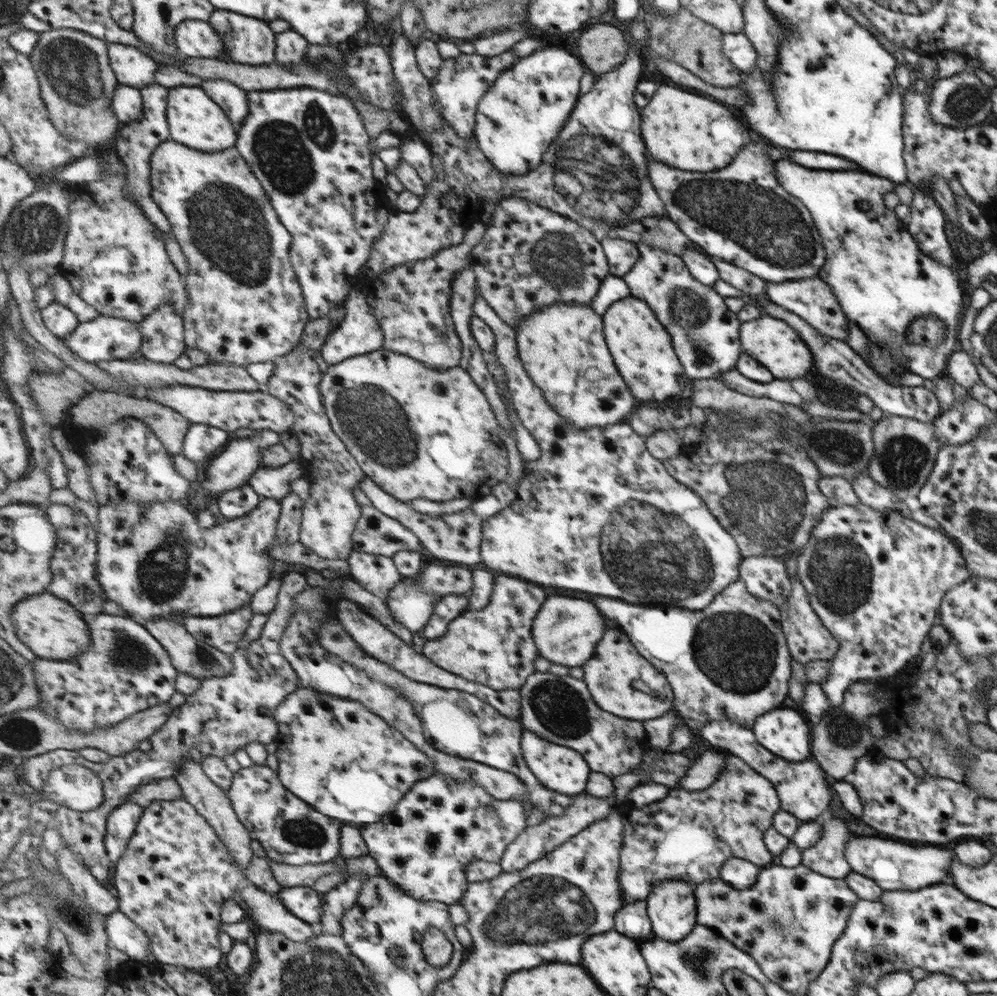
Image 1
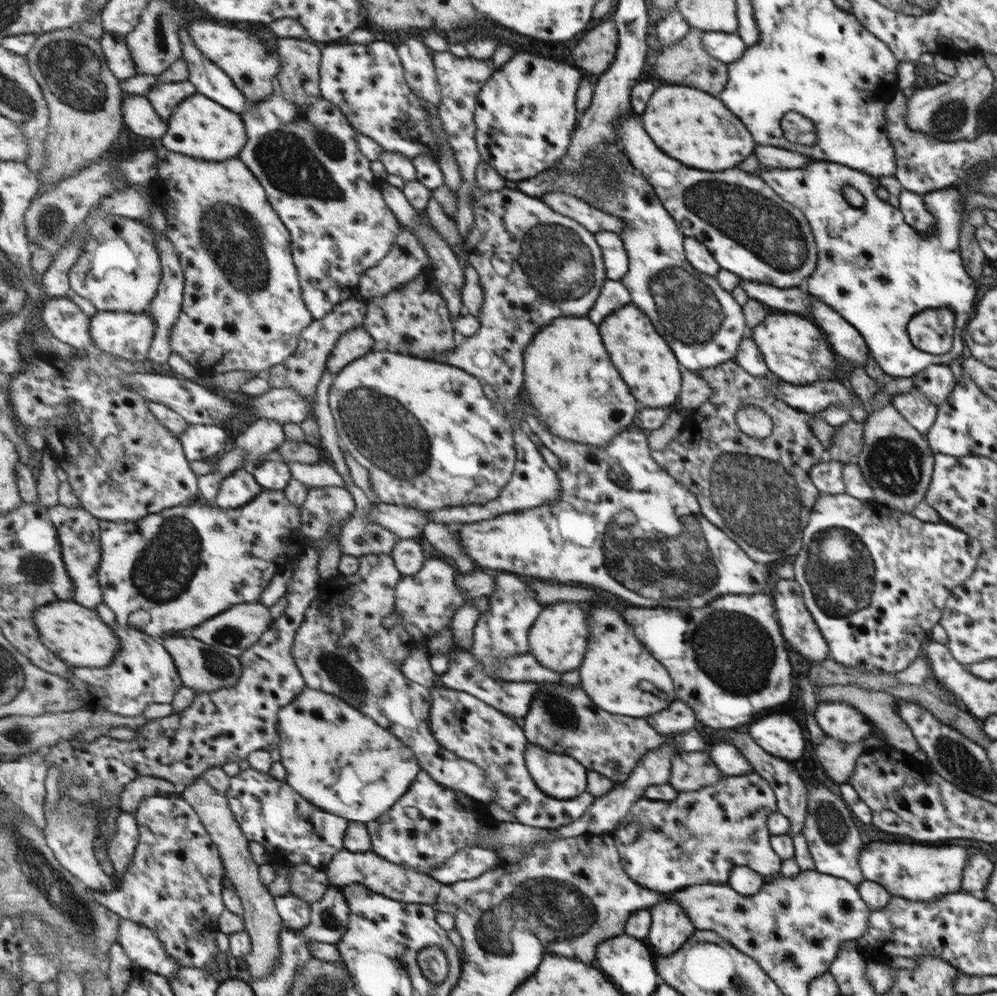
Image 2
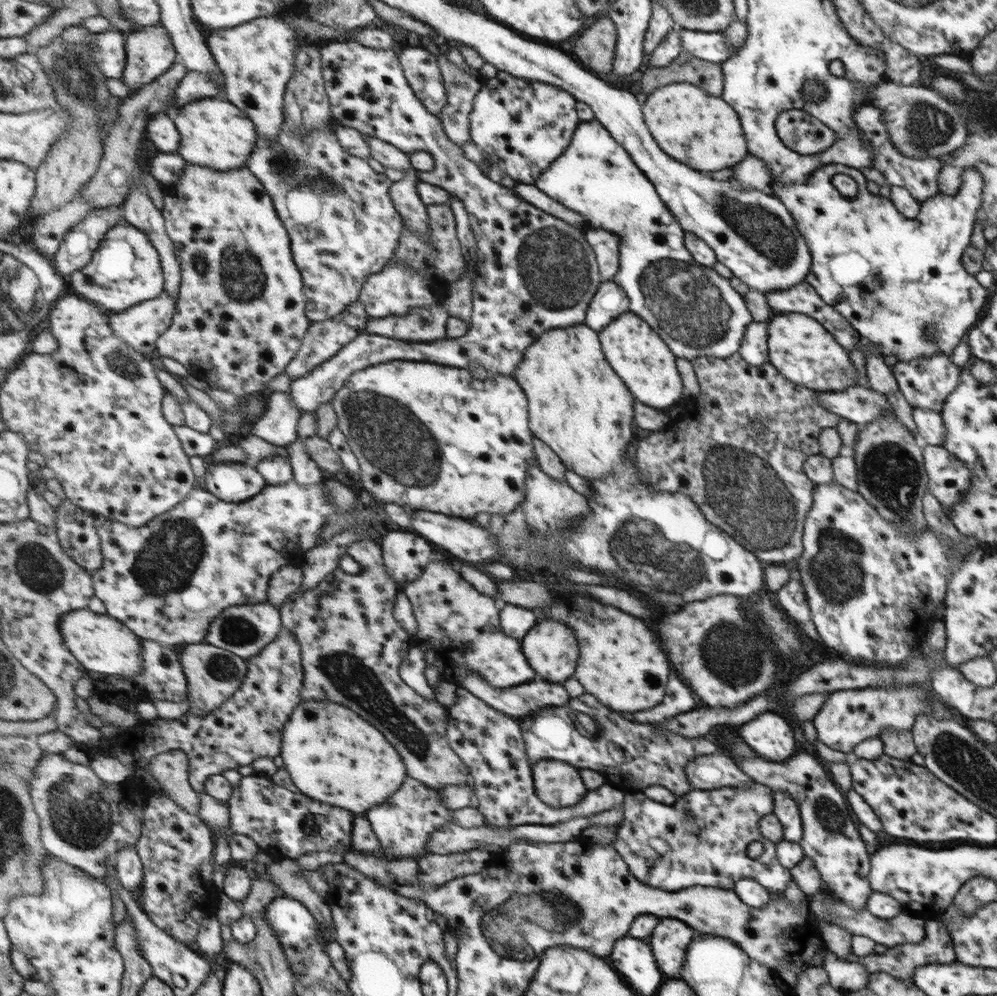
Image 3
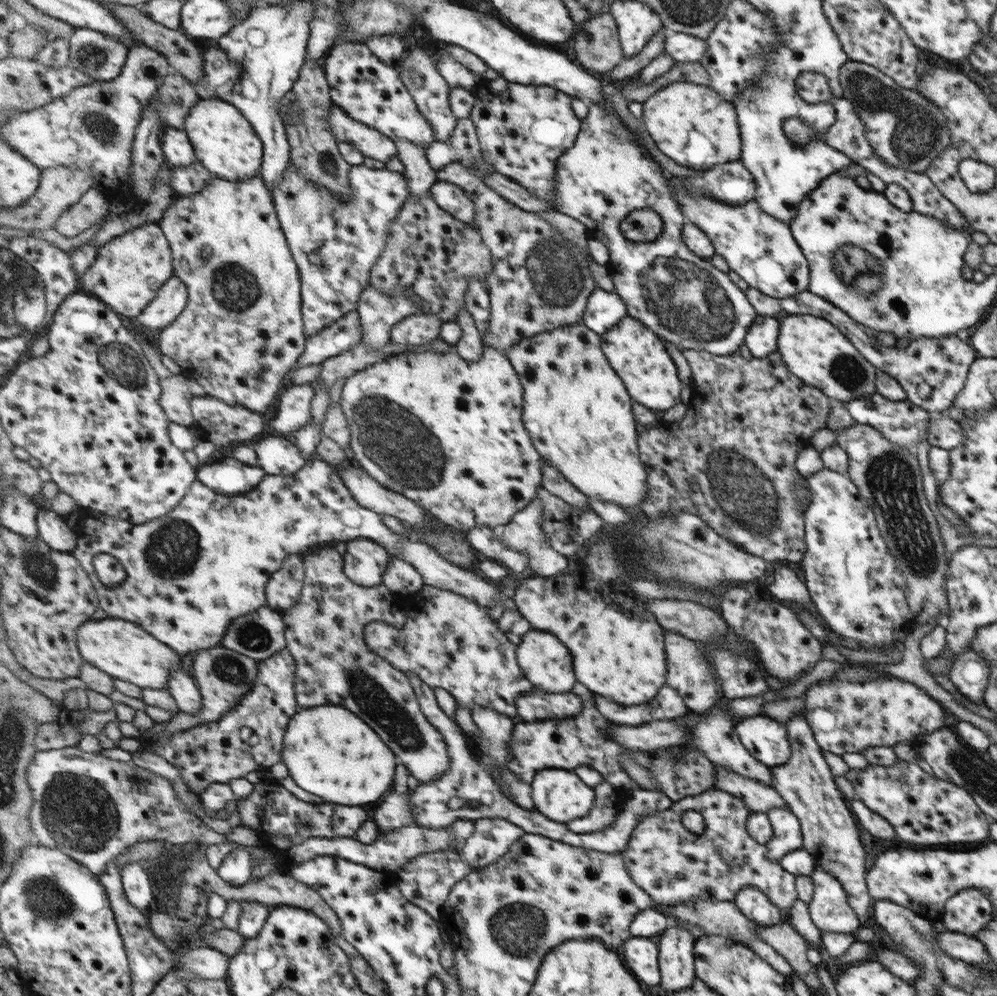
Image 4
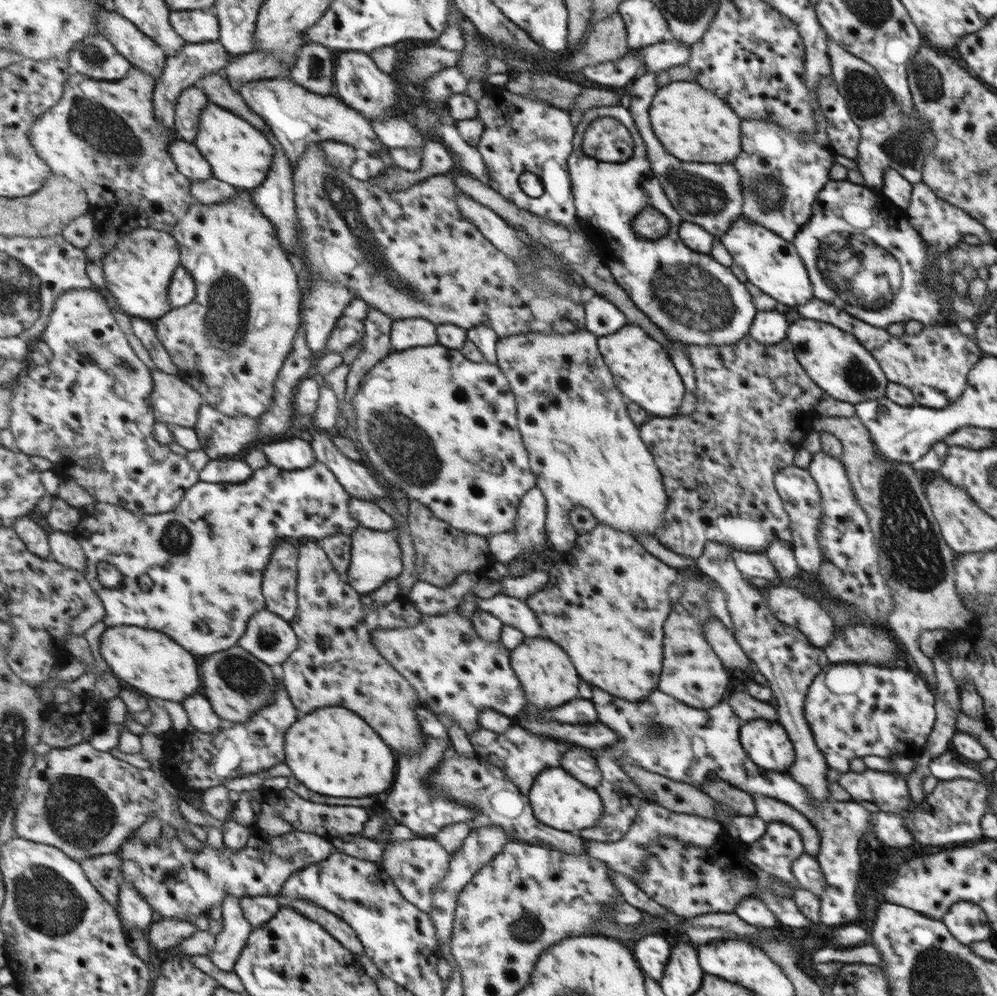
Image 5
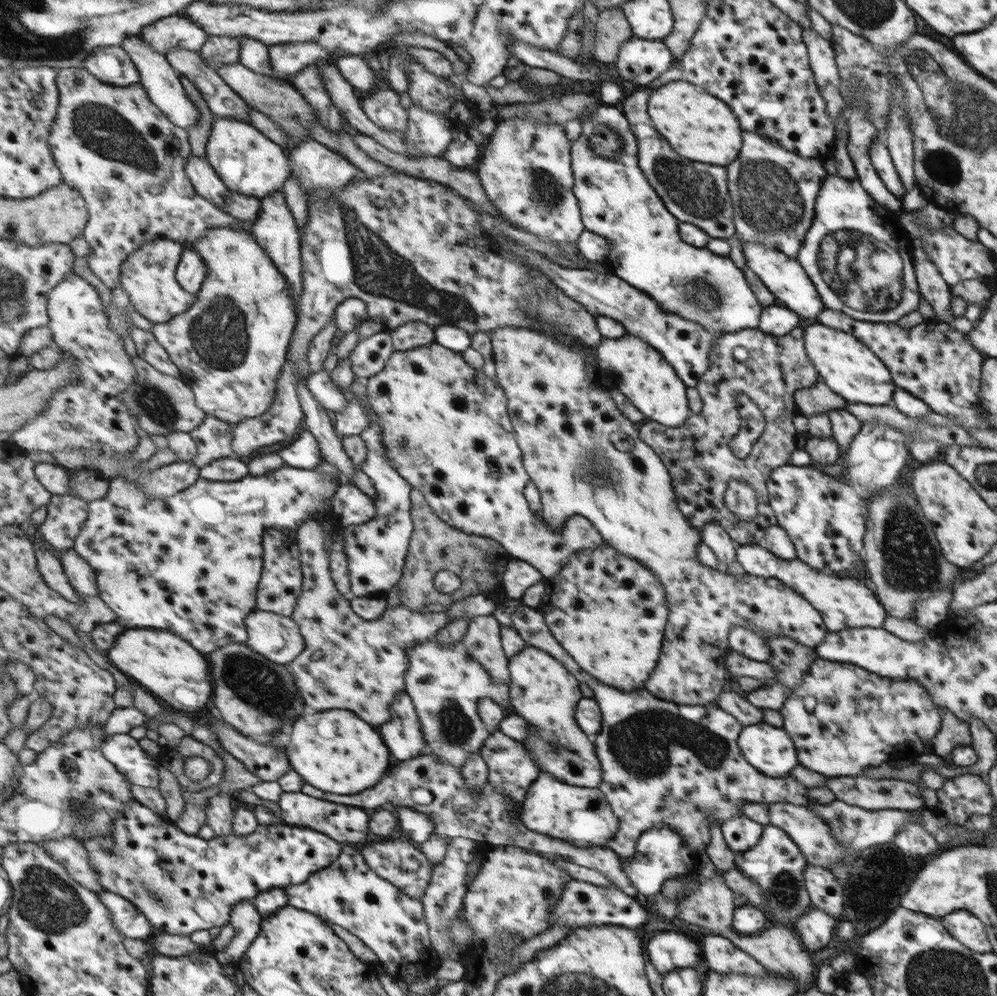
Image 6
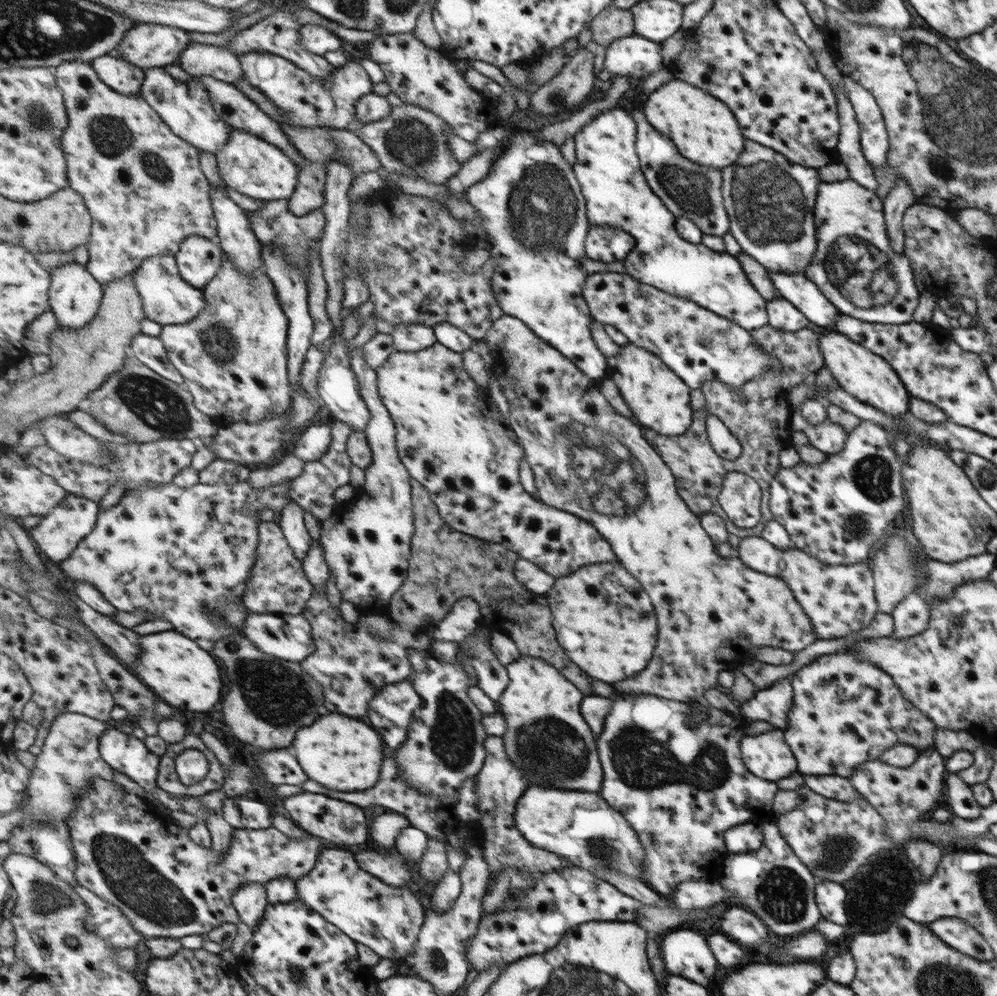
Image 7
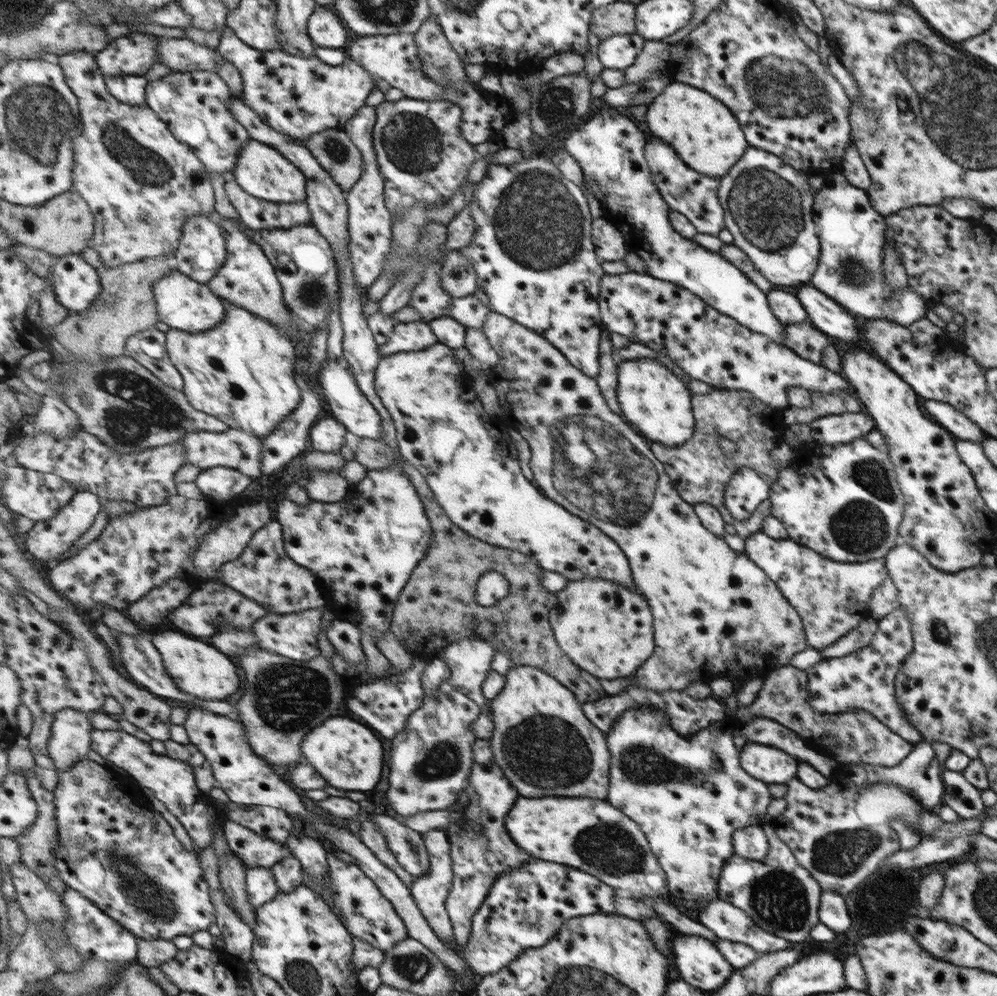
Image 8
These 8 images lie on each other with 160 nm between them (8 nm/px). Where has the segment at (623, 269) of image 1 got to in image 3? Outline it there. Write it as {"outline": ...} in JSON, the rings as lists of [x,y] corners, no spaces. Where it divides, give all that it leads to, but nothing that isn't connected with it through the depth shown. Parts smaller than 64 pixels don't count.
{"outline":[[[588,227],[586,238],[594,248],[602,280],[612,280],[618,272],[619,238],[611,232]]]}

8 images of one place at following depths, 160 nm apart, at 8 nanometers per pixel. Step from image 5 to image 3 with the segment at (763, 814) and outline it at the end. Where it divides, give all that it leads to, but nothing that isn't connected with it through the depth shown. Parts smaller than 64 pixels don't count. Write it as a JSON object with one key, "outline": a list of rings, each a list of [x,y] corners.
{"outline":[[[721,751],[690,760],[684,771],[692,790],[743,789],[753,785],[753,780],[734,763],[731,756],[725,756]]]}

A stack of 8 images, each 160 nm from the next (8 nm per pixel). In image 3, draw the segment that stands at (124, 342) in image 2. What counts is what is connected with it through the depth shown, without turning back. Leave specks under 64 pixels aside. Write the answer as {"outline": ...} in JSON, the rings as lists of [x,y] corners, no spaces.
{"outline":[[[167,291],[126,312],[108,312],[115,334],[148,357],[157,353],[158,340],[174,322],[177,303]]]}

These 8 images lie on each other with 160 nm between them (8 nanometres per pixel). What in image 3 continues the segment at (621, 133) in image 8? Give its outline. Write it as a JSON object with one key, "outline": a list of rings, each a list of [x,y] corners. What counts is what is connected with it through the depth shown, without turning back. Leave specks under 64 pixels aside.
{"outline":[[[599,120],[582,121],[570,146],[539,176],[535,186],[567,208],[582,214],[589,220],[590,228],[611,232],[619,238],[618,272],[612,281],[626,292],[629,311],[642,317],[655,332],[659,332],[659,336],[671,344],[671,352],[675,352],[675,356],[690,362],[695,357],[722,359],[738,352],[746,327],[753,322],[741,294],[729,285],[729,279],[720,277],[712,267],[694,262],[685,247],[685,232],[675,216],[663,204],[650,180],[634,164],[626,149],[607,132]]]}

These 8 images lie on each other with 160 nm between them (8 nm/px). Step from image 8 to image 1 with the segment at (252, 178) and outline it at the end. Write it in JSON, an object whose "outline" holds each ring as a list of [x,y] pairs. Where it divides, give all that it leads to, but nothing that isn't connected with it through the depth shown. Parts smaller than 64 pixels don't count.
{"outline":[[[180,85],[170,88],[168,100],[168,123],[170,138],[203,152],[219,152],[237,146],[237,132],[227,113],[201,87]]]}

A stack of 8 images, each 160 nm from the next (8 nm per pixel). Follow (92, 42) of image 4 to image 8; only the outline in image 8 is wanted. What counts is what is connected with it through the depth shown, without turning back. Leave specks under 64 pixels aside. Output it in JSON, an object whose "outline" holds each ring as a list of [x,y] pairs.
{"outline":[[[143,75],[107,76],[105,78],[110,93],[131,106],[145,106],[148,80]]]}

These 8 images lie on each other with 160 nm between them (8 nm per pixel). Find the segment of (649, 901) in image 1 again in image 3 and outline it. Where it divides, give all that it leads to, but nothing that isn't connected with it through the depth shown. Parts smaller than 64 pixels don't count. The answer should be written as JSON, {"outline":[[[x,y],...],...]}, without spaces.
{"outline":[[[658,918],[657,925],[648,937],[655,960],[668,979],[679,979],[686,951],[692,942],[693,930],[682,921]]]}

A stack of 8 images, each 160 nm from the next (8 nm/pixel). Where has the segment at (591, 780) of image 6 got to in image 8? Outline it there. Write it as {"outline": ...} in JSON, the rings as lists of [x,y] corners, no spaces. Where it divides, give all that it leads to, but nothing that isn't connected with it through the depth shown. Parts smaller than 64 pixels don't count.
{"outline":[[[518,665],[507,674],[503,690],[490,702],[495,728],[490,739],[498,765],[523,797],[587,796],[607,800],[611,754],[605,736],[587,718],[575,693],[542,669]]]}

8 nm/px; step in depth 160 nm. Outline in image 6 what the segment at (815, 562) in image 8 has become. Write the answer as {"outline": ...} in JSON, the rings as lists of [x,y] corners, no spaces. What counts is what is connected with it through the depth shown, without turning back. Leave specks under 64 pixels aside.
{"outline":[[[759,544],[739,545],[735,560],[747,575],[780,580],[796,593],[800,593],[821,613],[822,623],[829,633],[849,628],[879,628],[885,622],[886,611],[865,580],[857,577],[841,578],[831,572],[815,570],[797,557],[783,560]]]}

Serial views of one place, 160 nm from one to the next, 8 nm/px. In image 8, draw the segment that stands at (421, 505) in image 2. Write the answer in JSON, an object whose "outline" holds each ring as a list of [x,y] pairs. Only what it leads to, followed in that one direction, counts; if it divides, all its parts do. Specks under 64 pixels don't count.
{"outline":[[[437,343],[425,350],[385,356],[380,359],[375,384],[394,420],[402,456],[426,476],[439,504],[459,528],[489,544],[525,553],[545,570],[558,572],[570,581],[596,577],[638,591],[628,560],[617,543],[591,521],[551,500],[527,478],[514,439],[499,426],[497,420],[491,428],[491,416],[485,416],[474,389],[474,378],[458,365],[453,348]]]}

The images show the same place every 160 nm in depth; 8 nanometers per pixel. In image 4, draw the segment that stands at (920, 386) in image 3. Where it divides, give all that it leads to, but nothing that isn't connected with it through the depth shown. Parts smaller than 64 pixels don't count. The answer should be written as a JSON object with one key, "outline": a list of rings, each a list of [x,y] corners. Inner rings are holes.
{"outline":[[[807,290],[798,292],[797,295],[788,297],[787,299],[781,299],[779,300],[779,304],[781,304],[781,308],[789,315],[808,314],[819,316],[819,318],[827,320],[829,324],[835,324],[835,328],[843,328],[843,332],[847,332],[847,338],[851,340],[854,347],[877,370],[882,370],[882,372],[894,378],[905,391],[906,399],[911,401],[911,404],[925,409],[928,413],[940,413],[953,404],[955,398],[958,396],[958,392],[964,388],[966,374],[969,372],[969,365],[977,357],[974,348],[968,342],[964,343],[957,339],[956,336],[946,336],[943,338],[921,337],[912,340],[904,348],[878,345],[876,333],[873,330],[858,322],[853,322],[839,308],[835,308],[827,300],[815,296],[815,294],[811,294]],[[925,384],[927,384],[927,390],[931,392],[931,395],[923,400],[917,392],[919,392],[919,386],[923,388]]]}

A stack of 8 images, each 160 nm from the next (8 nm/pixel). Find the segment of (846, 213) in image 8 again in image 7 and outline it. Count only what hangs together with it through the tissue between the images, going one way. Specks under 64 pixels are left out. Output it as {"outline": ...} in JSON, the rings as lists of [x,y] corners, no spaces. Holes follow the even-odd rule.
{"outline":[[[853,180],[823,182],[823,188],[819,188],[819,200],[815,200],[815,224],[819,224],[819,256],[815,256],[815,264],[808,264],[803,274],[807,280],[814,281],[820,290],[823,288],[827,296],[831,296],[831,304],[839,308],[839,314],[843,312],[843,315],[863,322],[905,324],[911,321],[920,293],[915,289],[914,274],[905,255],[891,250],[885,215],[883,199],[879,200],[873,191],[861,188]],[[861,240],[867,244],[867,248],[866,245],[857,244]],[[875,249],[885,254],[897,278],[895,296],[884,307],[874,307],[874,294],[869,290],[875,269],[884,268],[884,264],[879,265],[875,261],[876,257],[871,256],[870,251]]]}

